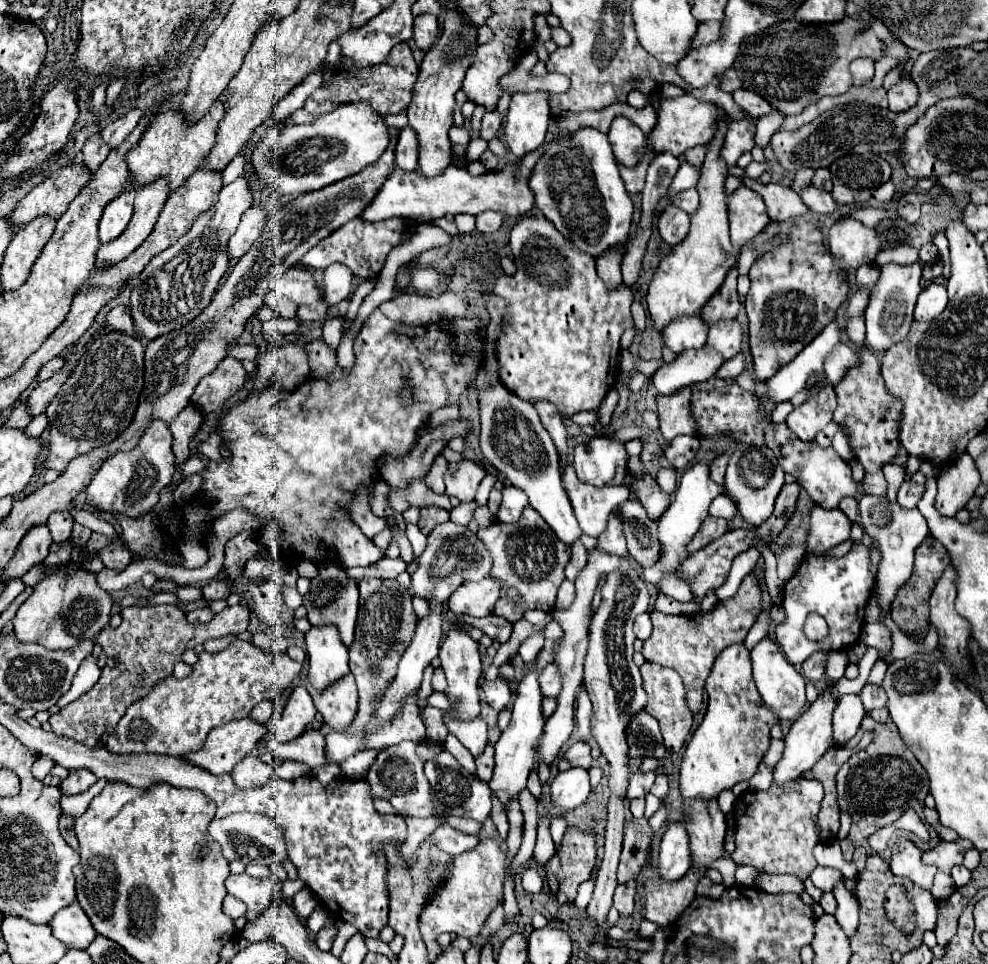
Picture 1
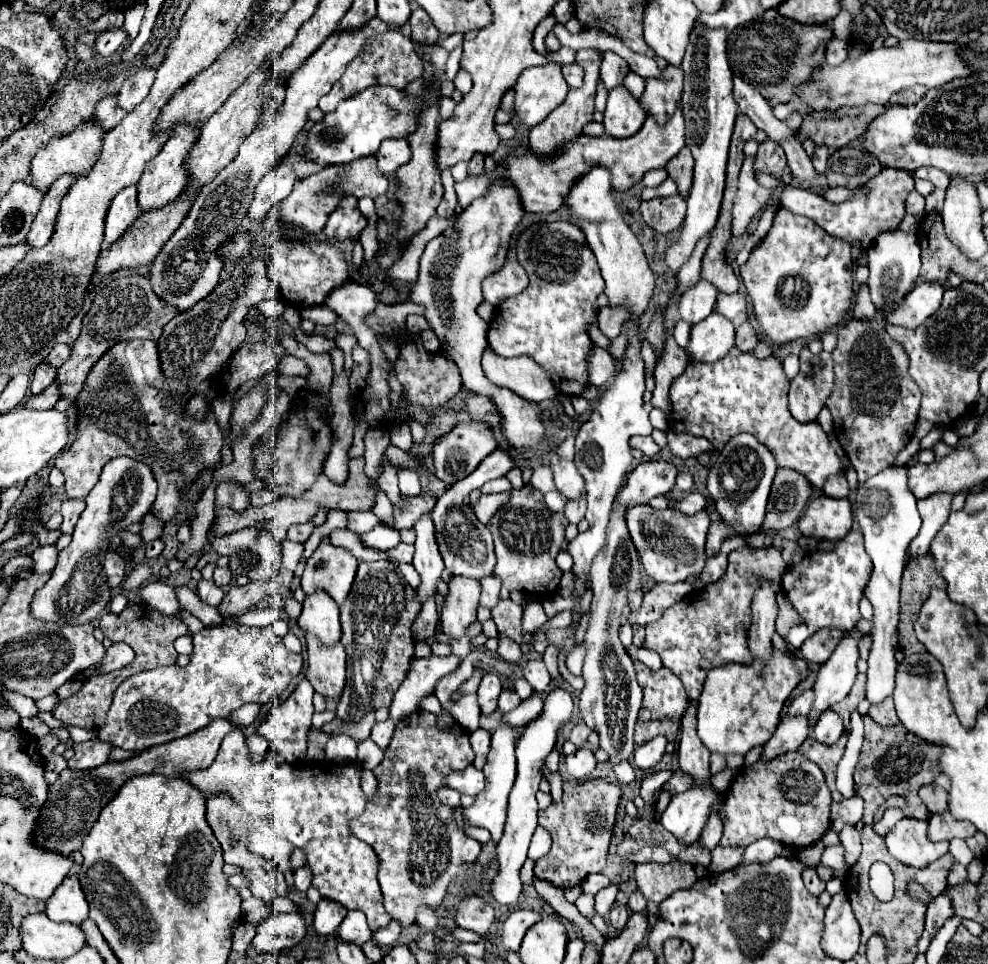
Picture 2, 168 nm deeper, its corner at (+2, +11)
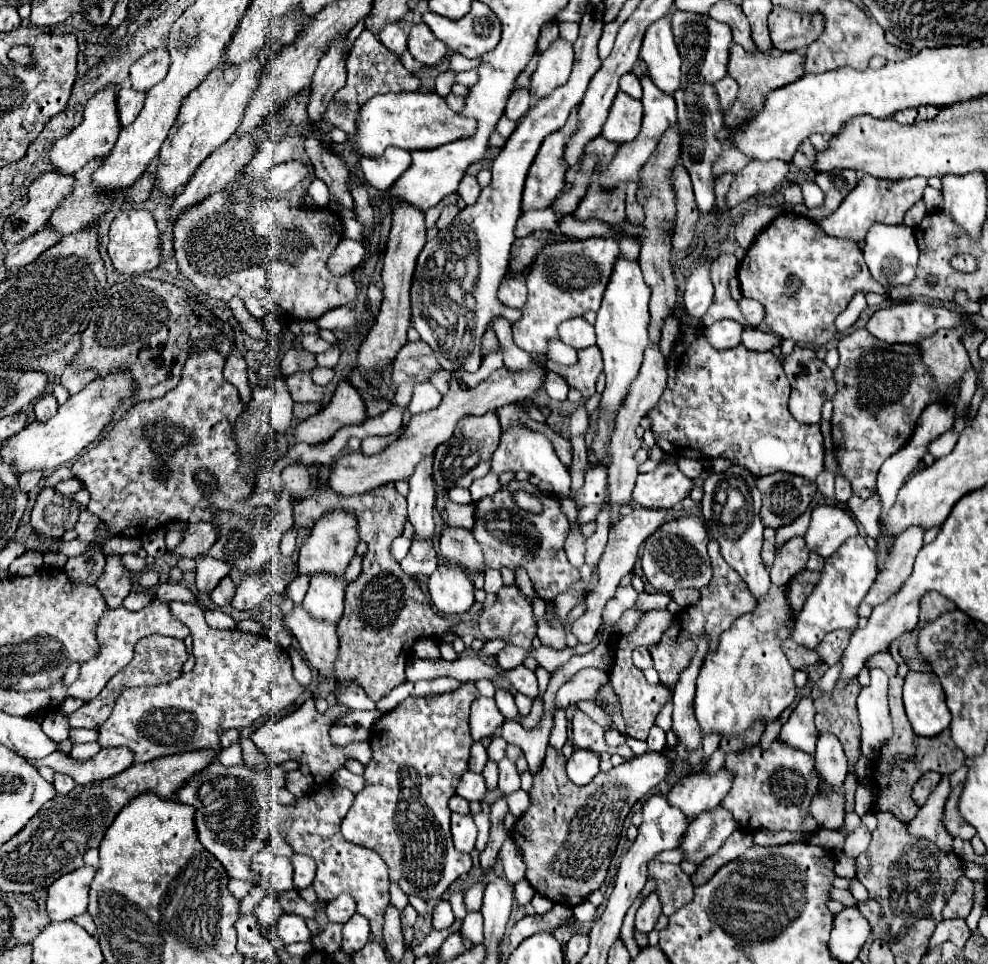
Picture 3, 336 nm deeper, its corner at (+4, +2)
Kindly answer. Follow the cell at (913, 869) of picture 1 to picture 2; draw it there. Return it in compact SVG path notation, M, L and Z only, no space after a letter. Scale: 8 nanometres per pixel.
M914 818L900 820L886 834L888 852L902 864L914 868L926 868L928 864L936 862L940 856L948 852L948 842L936 842L936 844L928 842L926 830L928 820L914 820Z

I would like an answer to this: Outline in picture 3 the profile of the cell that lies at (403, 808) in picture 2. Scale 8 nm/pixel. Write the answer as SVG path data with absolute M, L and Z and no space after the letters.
M476 681L462 683L456 691L434 697L408 697L396 709L384 713L370 729L372 759L364 771L364 789L356 793L356 799L342 821L342 835L362 847L370 847L382 855L390 867L390 879L402 889L414 889L424 901L442 899L452 881L472 869L470 855L462 855L452 845L450 835L450 809L448 801L456 793L460 775L468 769L470 757L470 727L468 713L472 701L478 697Z

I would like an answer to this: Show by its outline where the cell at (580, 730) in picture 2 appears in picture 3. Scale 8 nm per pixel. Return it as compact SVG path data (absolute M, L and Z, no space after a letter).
M580 709L572 717L572 743L578 749L590 749L594 753L608 752L611 755L618 754L624 759L630 759L634 752L627 745L609 747L604 743L604 729L598 727L586 713Z

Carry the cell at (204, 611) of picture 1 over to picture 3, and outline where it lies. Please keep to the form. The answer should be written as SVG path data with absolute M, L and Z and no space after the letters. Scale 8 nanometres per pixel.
M198 555L196 559L196 587L198 591L210 593L218 581L222 581L230 573L230 563L222 563L208 555Z

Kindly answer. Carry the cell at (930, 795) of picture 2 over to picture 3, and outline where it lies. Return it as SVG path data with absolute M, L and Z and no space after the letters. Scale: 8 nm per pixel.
M926 773L916 785L914 785L914 791L912 791L912 799L918 803L918 807L922 807L924 803L926 803L926 799L928 799L928 795L934 791L934 787L936 787L936 783L940 781L940 777L942 775L938 775L938 773Z

